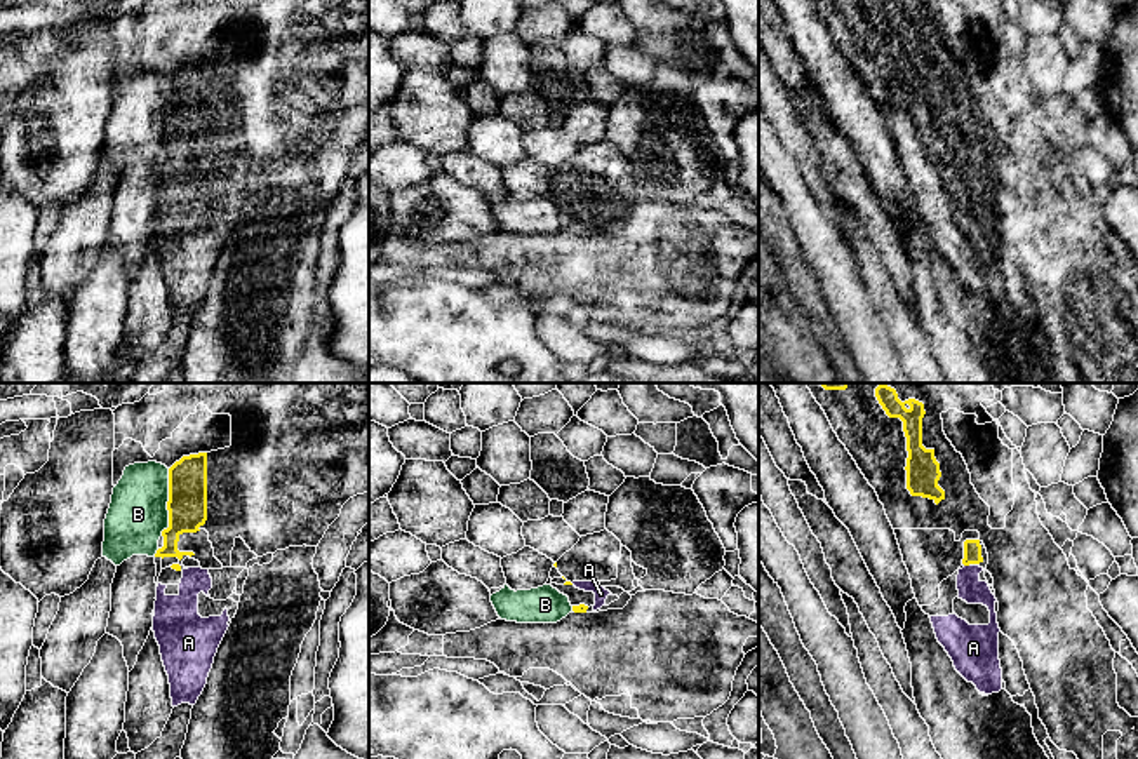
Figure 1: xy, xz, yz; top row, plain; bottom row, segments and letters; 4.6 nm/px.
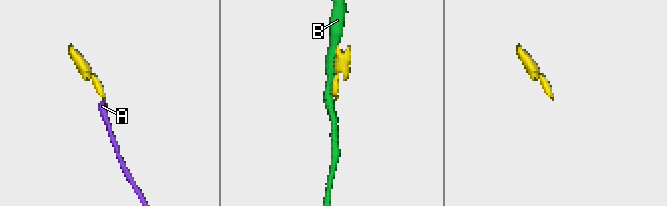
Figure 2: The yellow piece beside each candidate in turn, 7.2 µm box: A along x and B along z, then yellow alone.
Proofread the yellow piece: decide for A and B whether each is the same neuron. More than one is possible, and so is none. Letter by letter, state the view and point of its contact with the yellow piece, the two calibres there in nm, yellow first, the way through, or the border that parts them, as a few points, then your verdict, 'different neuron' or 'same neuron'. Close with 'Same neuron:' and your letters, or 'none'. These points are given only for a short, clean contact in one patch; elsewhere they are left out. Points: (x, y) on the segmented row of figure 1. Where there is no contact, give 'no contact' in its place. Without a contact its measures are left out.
A: meets yellow in yz at (966, 564); 80 nm thick on the yellow side, 120 nm on the other; runs through yz (971, 547), (966, 564), (970, 587); same neuron
B: meets yellow in xy at (167, 502); 180 nm thick on the yellow side, 280 nm on the other; different neuron
Same neuron: A

